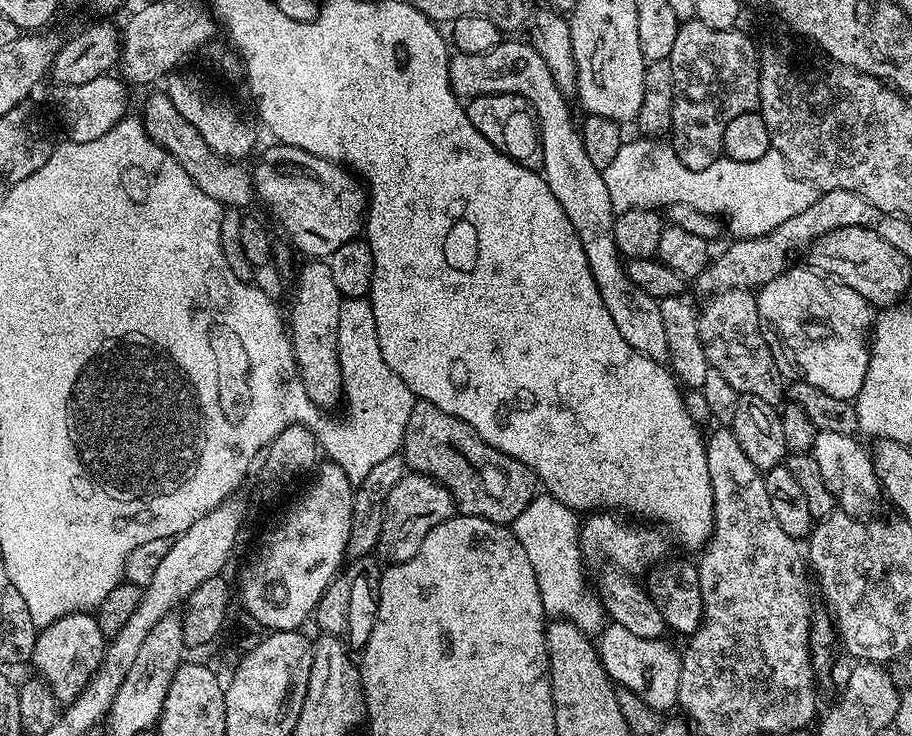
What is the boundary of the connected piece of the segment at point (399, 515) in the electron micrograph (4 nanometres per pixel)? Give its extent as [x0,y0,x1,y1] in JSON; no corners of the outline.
[378,475,453,564]

